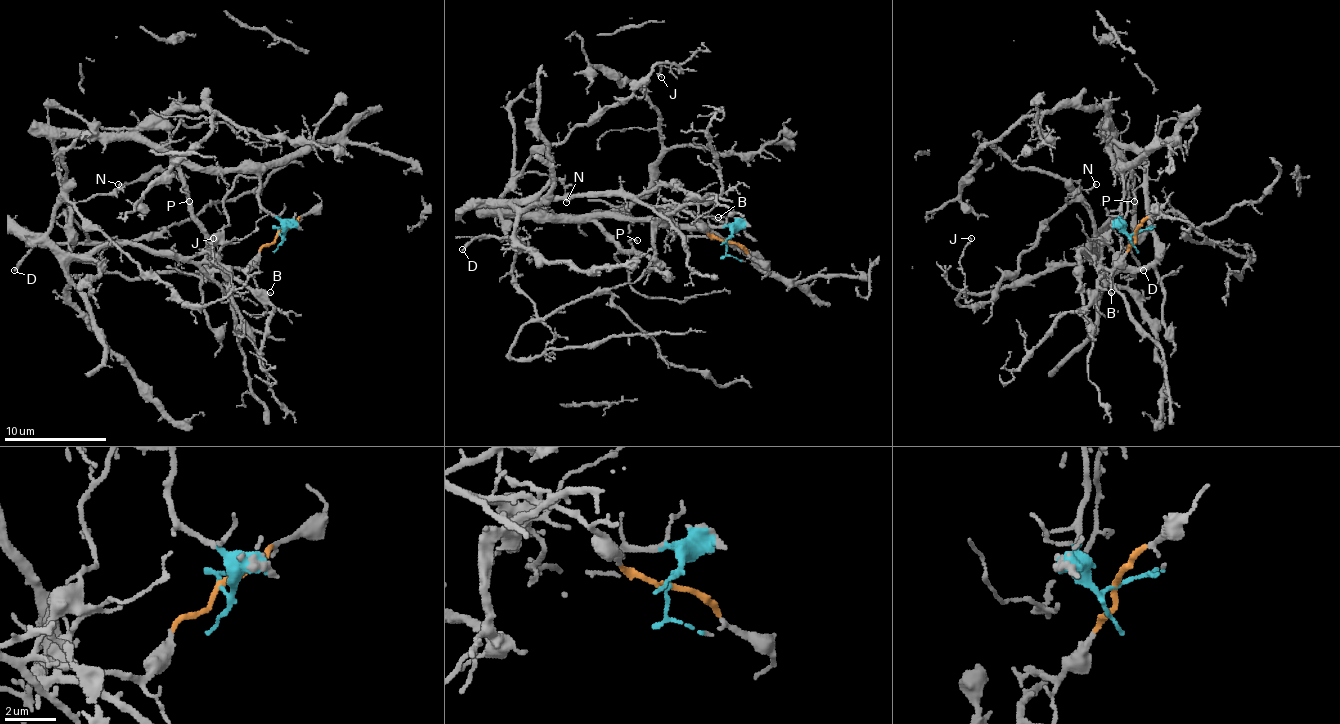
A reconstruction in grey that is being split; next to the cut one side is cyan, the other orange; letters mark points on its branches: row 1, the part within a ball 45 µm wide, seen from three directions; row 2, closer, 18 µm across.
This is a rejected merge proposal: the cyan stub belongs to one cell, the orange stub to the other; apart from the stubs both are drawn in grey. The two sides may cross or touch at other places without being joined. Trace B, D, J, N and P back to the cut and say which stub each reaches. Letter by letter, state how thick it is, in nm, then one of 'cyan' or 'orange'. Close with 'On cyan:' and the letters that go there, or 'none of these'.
B: calibre 100 nm; orange
D: calibre 170 nm; cyan
J: calibre 110 nm; orange
N: calibre 120 nm; orange
P: calibre 130 nm; cyan
On cyan: D, P

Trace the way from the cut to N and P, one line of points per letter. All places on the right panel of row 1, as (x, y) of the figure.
N: (1136, 233), (1113, 269), (1090, 256), (1090, 212), (1067, 202), (1095, 184)
P: (1136, 233), (1121, 222), (1113, 143), (1141, 158), (1144, 181), (1134, 202)

